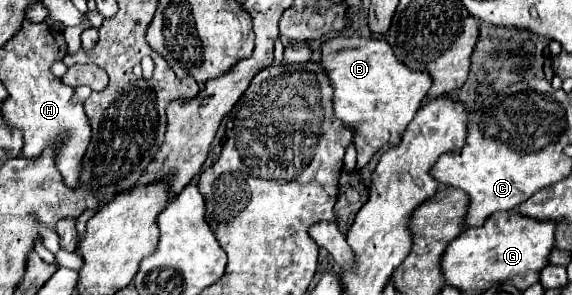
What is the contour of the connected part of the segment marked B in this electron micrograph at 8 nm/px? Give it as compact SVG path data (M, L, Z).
M334 37L320 49L322 67L334 85L334 113L344 125L354 129L358 169L362 169L384 145L400 143L408 123L428 97L432 77L404 67L384 39Z

